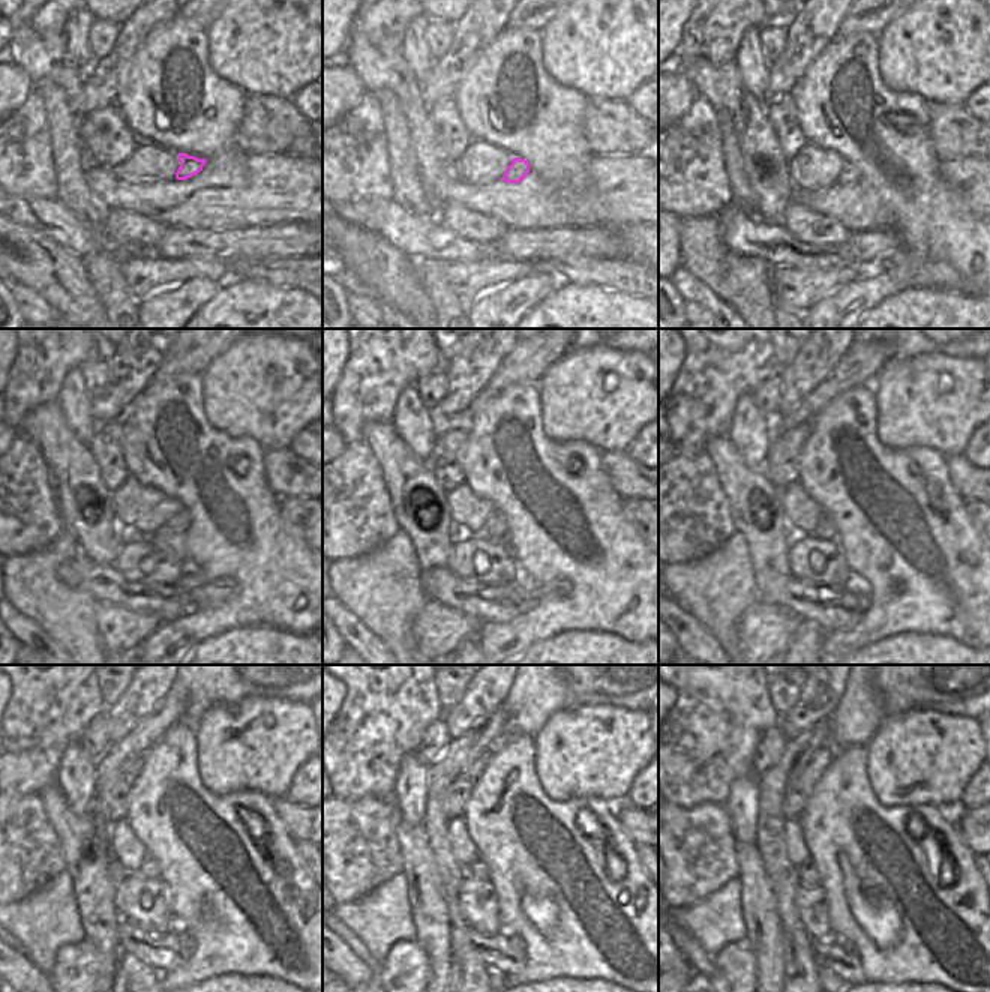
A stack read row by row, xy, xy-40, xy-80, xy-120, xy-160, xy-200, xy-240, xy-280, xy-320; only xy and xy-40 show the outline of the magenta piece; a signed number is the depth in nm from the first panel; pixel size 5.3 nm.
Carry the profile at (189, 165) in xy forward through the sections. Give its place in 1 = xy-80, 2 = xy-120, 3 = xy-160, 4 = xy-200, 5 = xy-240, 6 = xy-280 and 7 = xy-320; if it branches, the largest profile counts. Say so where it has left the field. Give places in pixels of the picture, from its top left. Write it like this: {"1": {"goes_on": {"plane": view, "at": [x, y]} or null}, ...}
{"1": {"goes_on": {"plane": "xy-80", "at": [849, 174]}}, "2": {"goes_on": {"plane": "xy-120", "at": [174, 514]}}, "3": {"goes_on": {"plane": "xy-160", "at": [495, 529]}}, "4": {"goes_on": {"plane": "xy-200", "at": [825, 530]}}, "5": {"goes_on": {"plane": "xy-240", "at": [150, 869]}}, "6": {"goes_on": {"plane": "xy-280", "at": [476, 871]}}, "7": {"goes_on": {"plane": "xy-320", "at": [806, 874]}}}

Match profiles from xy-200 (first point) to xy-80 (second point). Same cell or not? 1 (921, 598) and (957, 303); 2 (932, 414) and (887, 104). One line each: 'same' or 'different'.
1: different
2: different

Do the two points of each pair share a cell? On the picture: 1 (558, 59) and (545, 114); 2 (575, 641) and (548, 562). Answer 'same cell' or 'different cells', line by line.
1: different cells
2: different cells

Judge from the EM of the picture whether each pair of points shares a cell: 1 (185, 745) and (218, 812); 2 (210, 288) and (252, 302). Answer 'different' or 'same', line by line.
1: same
2: different

